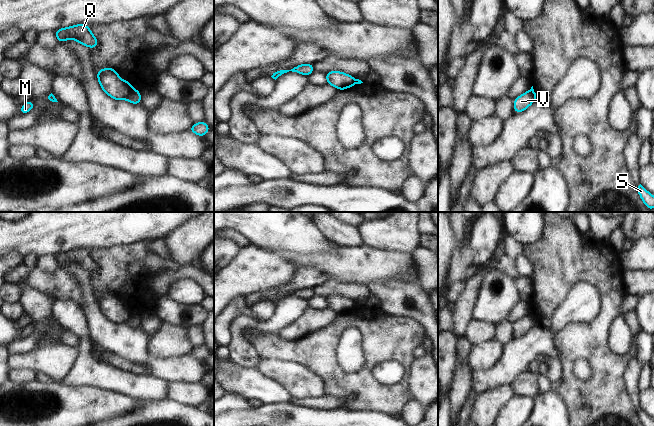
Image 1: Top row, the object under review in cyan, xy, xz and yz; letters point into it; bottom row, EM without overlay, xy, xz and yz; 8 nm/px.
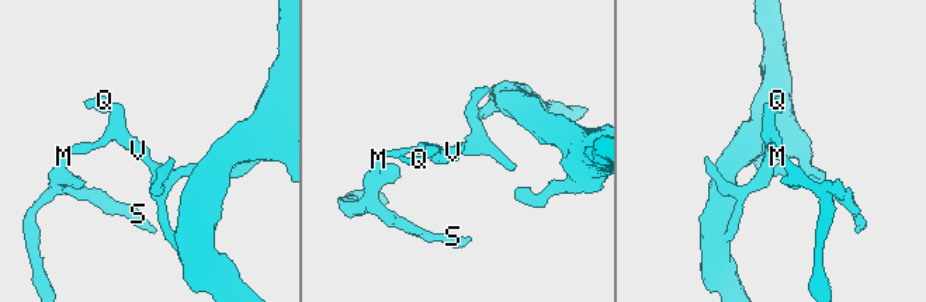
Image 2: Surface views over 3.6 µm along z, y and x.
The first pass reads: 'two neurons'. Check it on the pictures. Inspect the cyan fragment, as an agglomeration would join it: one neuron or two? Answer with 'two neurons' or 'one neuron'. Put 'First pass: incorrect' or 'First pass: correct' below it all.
two neurons
First pass: correct

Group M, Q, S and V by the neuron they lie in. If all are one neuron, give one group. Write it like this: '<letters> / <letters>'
M Q S / V

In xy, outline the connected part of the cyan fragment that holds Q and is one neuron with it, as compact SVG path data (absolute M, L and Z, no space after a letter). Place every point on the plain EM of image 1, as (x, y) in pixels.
M85 248L58 253L55 255L55 260L60 267L68 263L74 263L86 271L98 271L96 261L90 255L89 250Z

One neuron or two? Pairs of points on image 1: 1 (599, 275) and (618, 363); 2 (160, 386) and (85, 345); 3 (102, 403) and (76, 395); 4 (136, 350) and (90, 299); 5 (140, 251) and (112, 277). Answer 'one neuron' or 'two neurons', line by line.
1: one neuron
2: one neuron
3: one neuron
4: one neuron
5: one neuron

